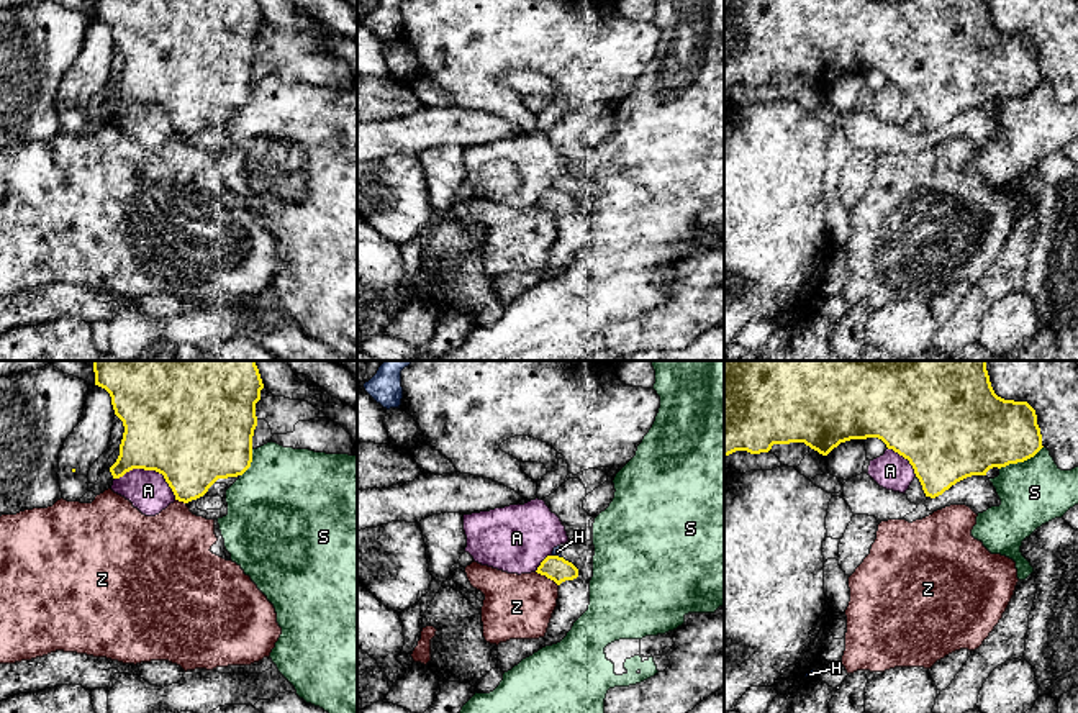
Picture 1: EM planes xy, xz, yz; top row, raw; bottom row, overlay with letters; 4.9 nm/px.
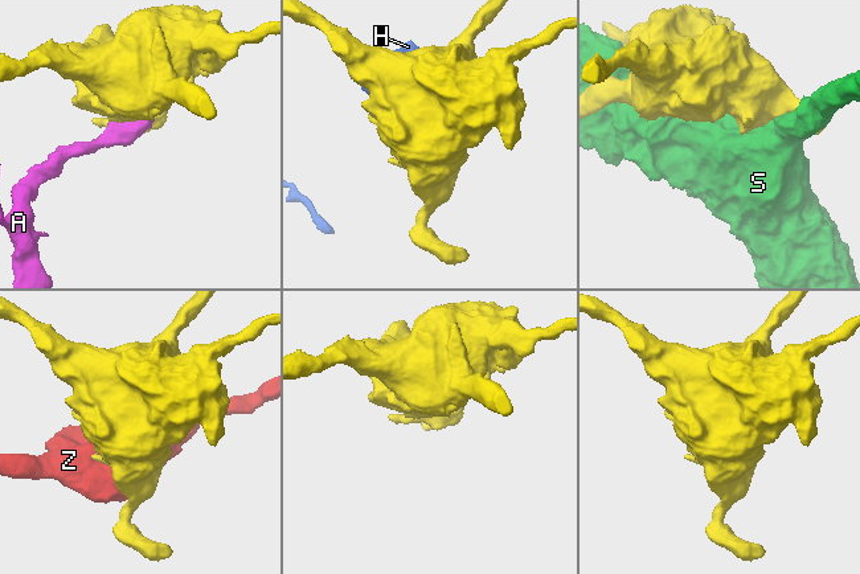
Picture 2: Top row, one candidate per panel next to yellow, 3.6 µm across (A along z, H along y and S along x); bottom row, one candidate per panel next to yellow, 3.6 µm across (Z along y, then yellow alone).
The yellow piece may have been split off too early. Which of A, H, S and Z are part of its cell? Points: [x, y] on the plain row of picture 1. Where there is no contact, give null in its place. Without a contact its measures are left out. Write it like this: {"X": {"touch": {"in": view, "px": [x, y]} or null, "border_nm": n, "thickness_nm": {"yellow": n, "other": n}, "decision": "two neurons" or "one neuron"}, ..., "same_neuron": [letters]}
{"A": {"touch": {"in": "xy", "px": [151, 102]}, "border_nm": 320, "thickness_nm": {"yellow": 500, "other": 200}, "decision": "two neurons"}, "H": {"touch": {"in": "xz", "px": [557, 189]}, "border_nm": 50, "thickness_nm": {"yellow": 120, "other": 50}, "decision": "two neurons"}, "S": {"touch": {"in": "yz", "px": [1021, 94]}, "border_nm": 240, "thickness_nm": {"yellow": 380, "other": 320}, "decision": "two neurons"}, "Z": {"touch": {"in": "xz", "px": [548, 210]}, "border_nm": 130, "thickness_nm": {"yellow": 120, "other": 320}, "decision": "two neurons"}, "same_neuron": []}

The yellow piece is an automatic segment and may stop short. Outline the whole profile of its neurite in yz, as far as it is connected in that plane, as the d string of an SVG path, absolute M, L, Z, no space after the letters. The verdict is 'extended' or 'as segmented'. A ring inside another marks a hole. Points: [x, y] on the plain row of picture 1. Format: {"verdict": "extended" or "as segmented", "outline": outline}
{"verdict": "as segmented", "outline": "M724 0L724 90L736 84L750 87L768 85L773 77L804 75L827 89L840 75L850 72L878 70L888 82L909 93L926 129L935 131L957 115L972 108L986 108L993 100L1024 95L1034 90L1042 79L1035 43L1027 34L1004 33L991 20L986 0Z"}

